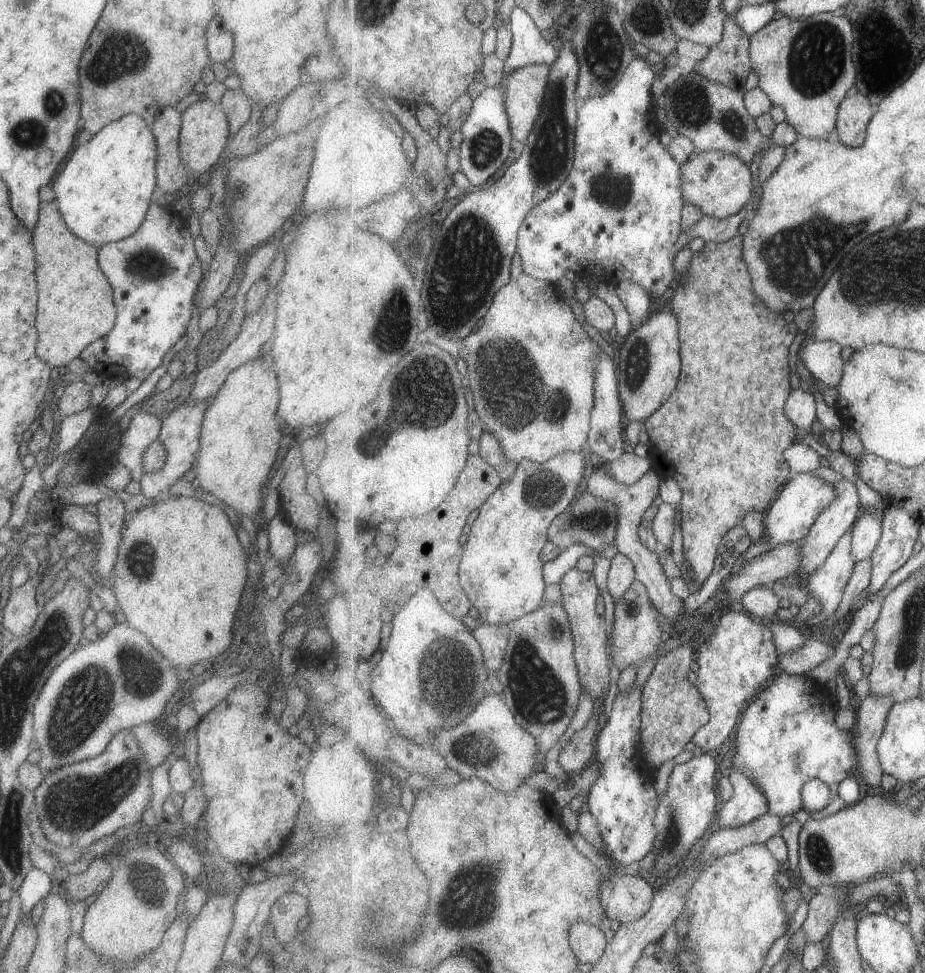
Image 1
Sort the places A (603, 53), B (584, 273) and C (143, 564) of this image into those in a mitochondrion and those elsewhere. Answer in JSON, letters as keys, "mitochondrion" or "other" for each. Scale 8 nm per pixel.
{"A":"mitochondrion","B":"other","C":"mitochondrion"}

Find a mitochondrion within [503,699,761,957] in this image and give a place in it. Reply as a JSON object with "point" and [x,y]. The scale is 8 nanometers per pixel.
{"point":[673,837]}

